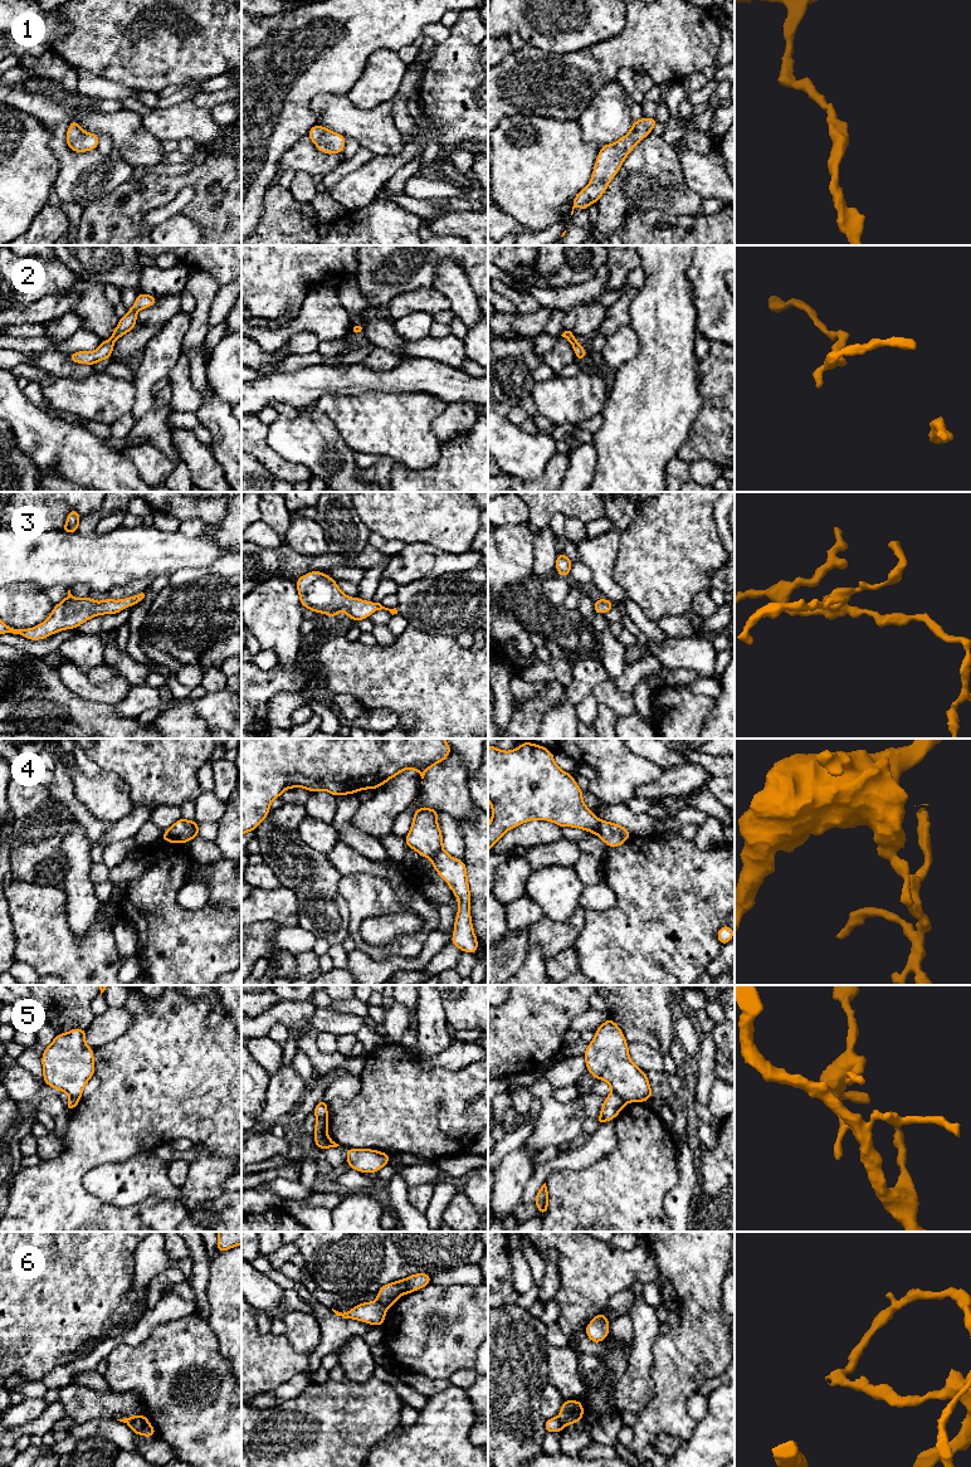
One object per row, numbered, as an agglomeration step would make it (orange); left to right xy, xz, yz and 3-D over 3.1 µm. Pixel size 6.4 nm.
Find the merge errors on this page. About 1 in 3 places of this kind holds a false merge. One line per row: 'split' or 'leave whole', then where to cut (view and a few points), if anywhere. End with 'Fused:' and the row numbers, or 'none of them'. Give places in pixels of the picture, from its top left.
1: leave whole; no cut
2: leave whole; no cut
3: leave whole; no cut
4: split; cut in xy along (194, 820), (189, 838)
5: split; cut in yz along (614, 1091), (625, 1101)
6: split; cut in xz along (376, 1301), (385, 1309)
Fused: 4, 5, 6

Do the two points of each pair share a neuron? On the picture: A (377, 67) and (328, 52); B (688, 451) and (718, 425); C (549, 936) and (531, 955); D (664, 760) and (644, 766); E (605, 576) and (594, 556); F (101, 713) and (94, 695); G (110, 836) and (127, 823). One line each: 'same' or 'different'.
A: different
B: same
C: different
D: different
E: same
F: different
G: same

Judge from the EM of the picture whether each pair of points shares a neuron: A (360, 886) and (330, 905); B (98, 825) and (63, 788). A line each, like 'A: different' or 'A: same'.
A: different
B: same

